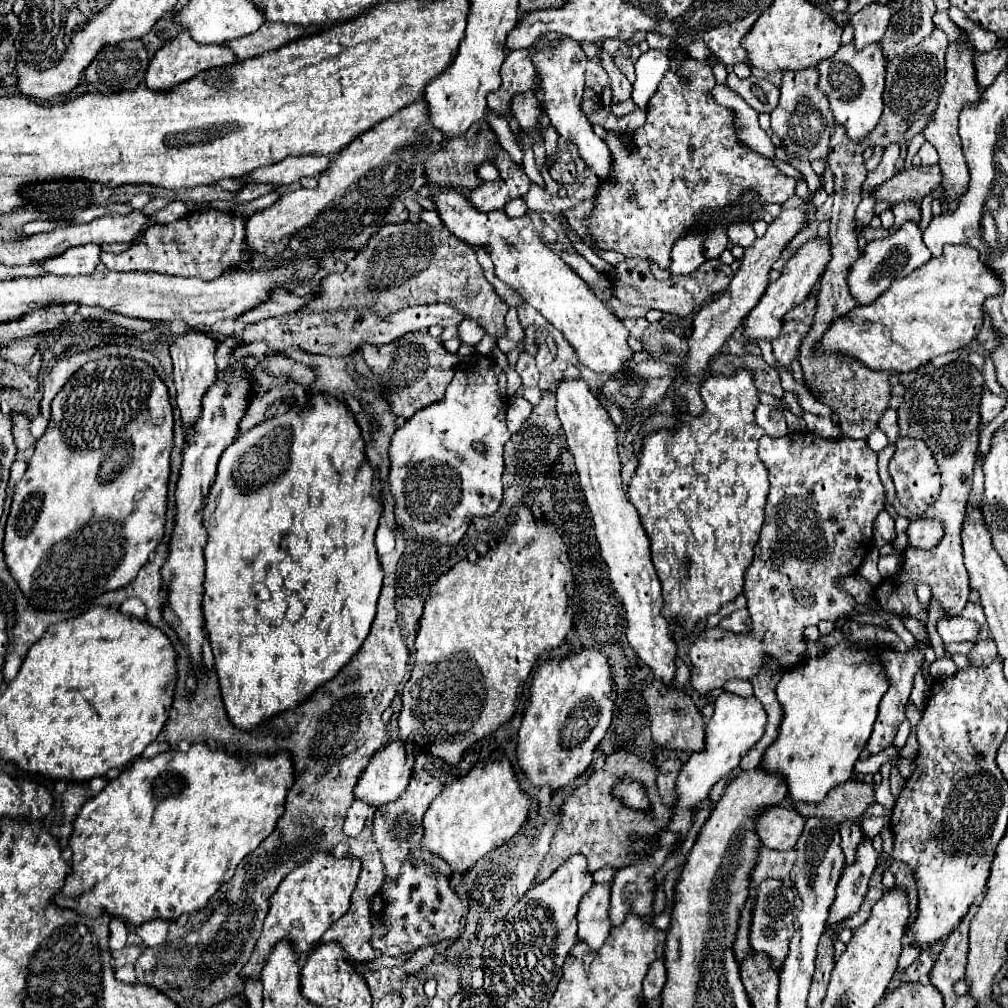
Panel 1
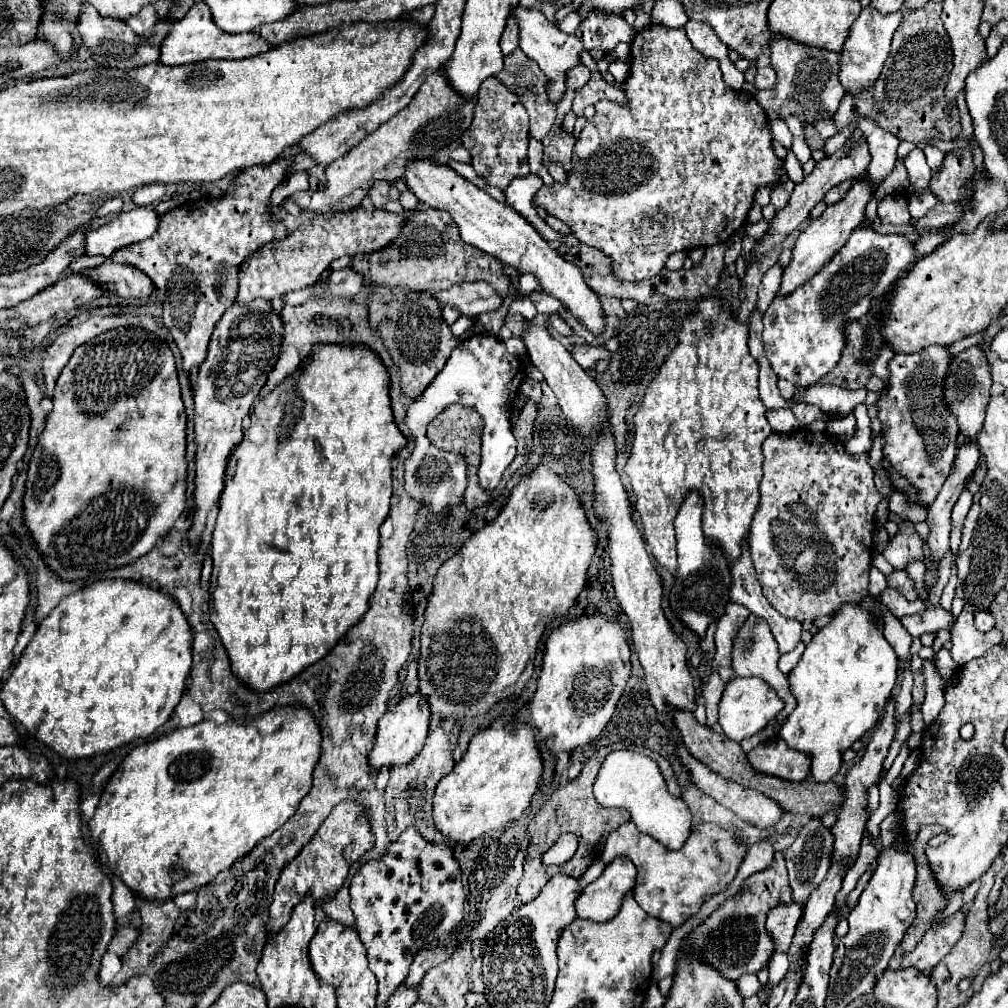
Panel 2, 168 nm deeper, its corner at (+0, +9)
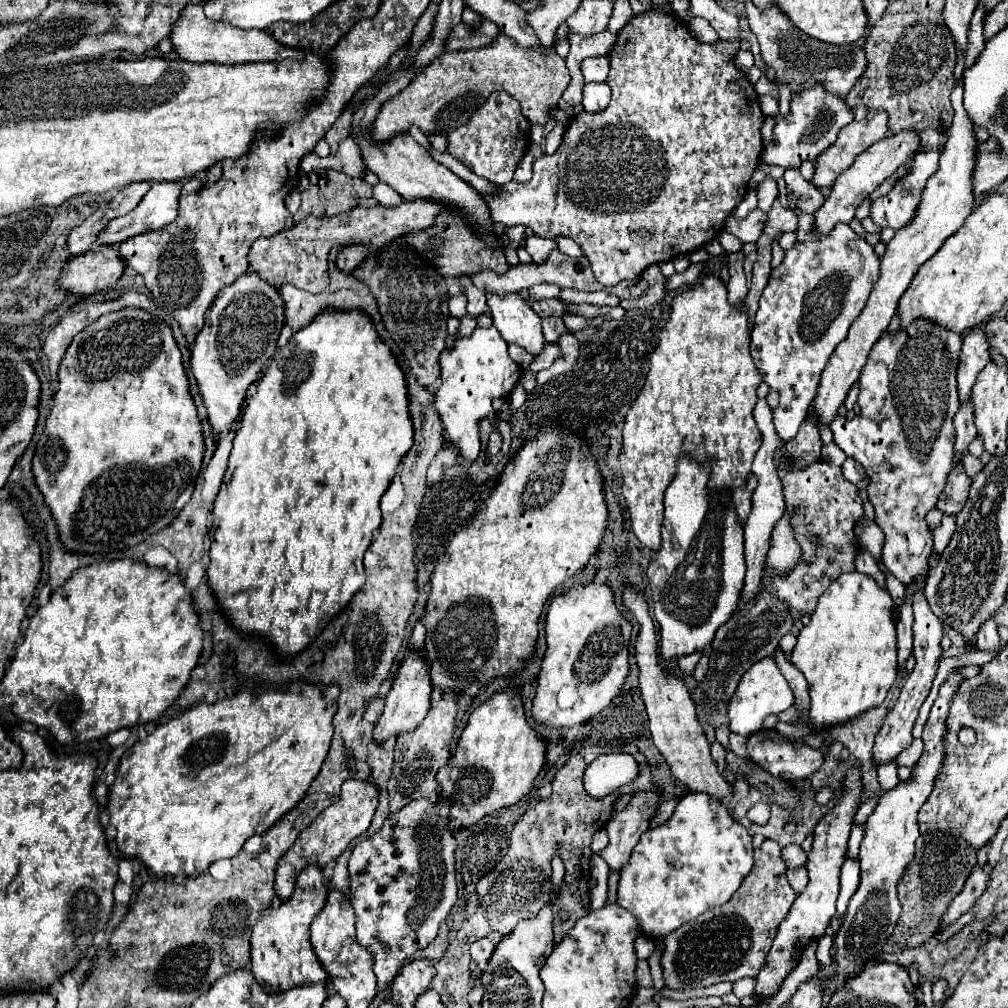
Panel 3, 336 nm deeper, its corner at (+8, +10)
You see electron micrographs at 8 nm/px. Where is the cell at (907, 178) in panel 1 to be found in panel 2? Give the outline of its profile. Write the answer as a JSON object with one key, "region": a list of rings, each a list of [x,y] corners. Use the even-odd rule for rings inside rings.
{"region":[[[963,147],[957,151],[951,151],[945,155],[945,161],[937,173],[931,175],[929,191],[939,201],[961,201],[963,197],[969,197],[967,181],[973,177],[975,165],[971,161],[971,149]]]}

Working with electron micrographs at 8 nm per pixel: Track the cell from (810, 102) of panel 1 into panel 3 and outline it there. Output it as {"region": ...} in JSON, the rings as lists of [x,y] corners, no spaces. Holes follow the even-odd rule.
{"region":[[[773,2],[771,8],[765,12],[759,12],[757,6],[745,4],[747,20],[751,32],[757,36],[761,44],[761,56],[767,62],[767,66],[775,68],[777,72],[777,82],[789,84],[791,92],[801,92],[803,84],[815,84],[821,80],[821,84],[837,94],[837,96],[847,96],[849,90],[857,84],[857,80],[865,72],[867,56],[863,48],[863,40],[857,44],[847,44],[847,46],[831,46],[821,40],[815,40],[801,32]]]}

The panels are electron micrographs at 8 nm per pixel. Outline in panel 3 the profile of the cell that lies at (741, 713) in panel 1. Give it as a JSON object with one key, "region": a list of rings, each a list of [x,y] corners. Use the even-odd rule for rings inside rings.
{"region":[[[773,656],[759,660],[757,664],[753,664],[741,678],[737,692],[729,704],[729,720],[731,720],[731,730],[735,730],[735,734],[741,736],[751,736],[755,732],[759,732],[763,728],[763,720],[769,714],[779,714],[783,710],[787,710],[793,704],[793,692],[785,680],[785,676],[781,674],[781,670],[777,668],[777,662],[773,660]]]}

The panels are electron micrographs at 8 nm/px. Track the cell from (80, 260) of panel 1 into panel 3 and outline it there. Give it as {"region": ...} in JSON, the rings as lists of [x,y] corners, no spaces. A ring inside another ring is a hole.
{"region":[[[179,182],[153,184],[135,210],[109,222],[105,232],[99,234],[97,242],[117,246],[131,236],[137,236],[149,230],[159,230],[165,224],[171,224],[173,218],[177,218],[181,188],[183,186]]]}

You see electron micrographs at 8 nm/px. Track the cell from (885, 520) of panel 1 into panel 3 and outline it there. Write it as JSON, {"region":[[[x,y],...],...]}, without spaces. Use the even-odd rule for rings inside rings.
{"region":[[[989,618],[981,630],[977,632],[977,650],[983,650],[983,652],[999,652],[1003,648],[1003,642],[997,634],[997,622],[993,618]]]}

